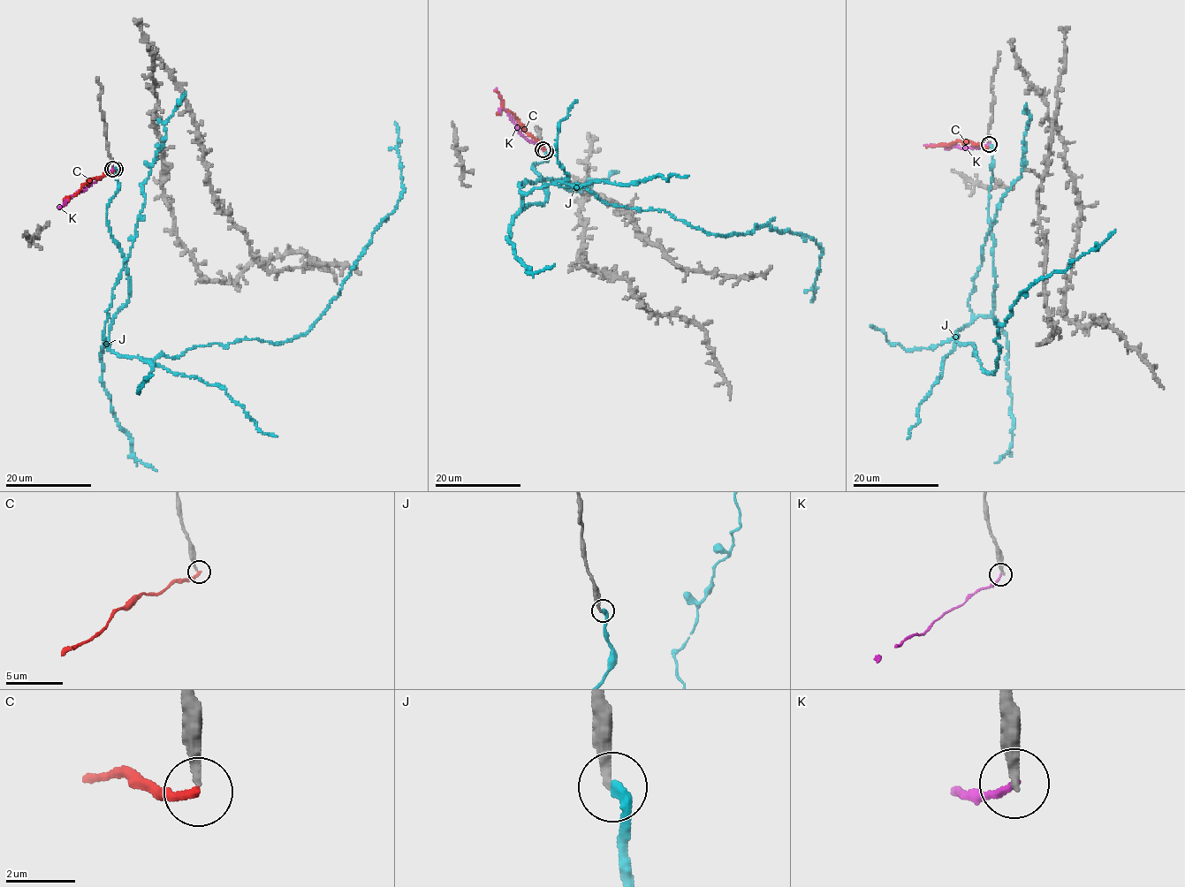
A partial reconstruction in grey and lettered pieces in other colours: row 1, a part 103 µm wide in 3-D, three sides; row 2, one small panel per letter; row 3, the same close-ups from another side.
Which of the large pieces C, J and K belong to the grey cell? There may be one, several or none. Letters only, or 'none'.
J

